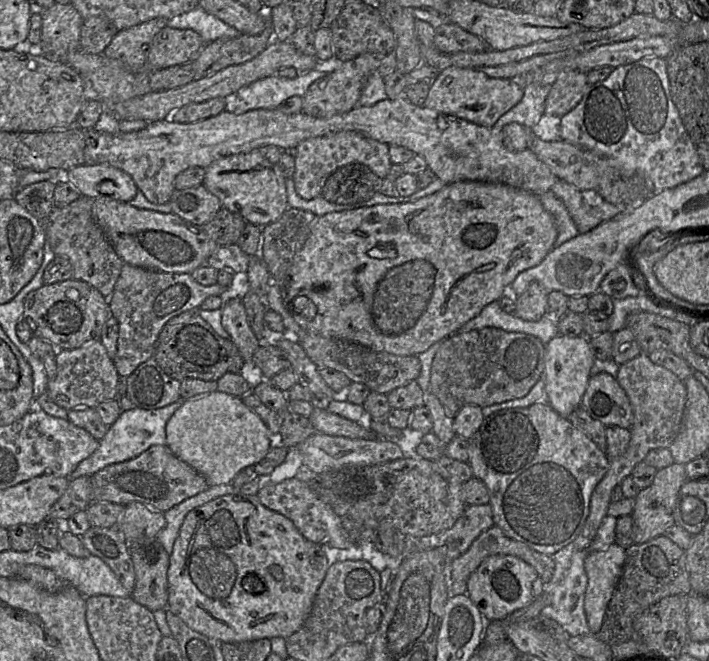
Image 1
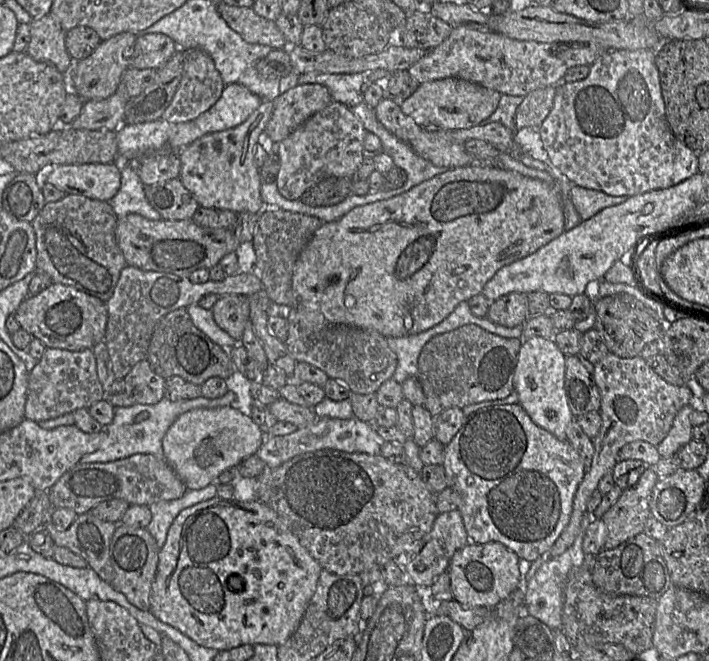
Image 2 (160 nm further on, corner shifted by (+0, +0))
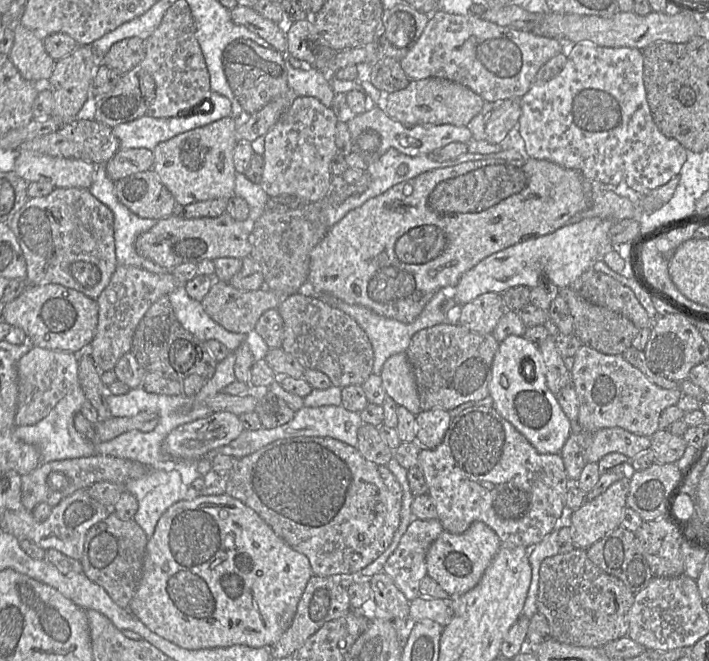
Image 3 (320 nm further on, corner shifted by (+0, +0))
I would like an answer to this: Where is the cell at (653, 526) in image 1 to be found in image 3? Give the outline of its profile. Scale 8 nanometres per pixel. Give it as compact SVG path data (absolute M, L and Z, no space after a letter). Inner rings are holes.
M630 478L612 484L602 494L573 510L570 534L574 549L586 551L591 545L620 526L626 506Z

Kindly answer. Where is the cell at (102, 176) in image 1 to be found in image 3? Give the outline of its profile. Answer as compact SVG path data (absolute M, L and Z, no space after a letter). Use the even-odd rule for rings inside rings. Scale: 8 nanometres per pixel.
M18 151L14 172L31 182L49 182L55 188L84 188L92 184L95 164L77 159Z

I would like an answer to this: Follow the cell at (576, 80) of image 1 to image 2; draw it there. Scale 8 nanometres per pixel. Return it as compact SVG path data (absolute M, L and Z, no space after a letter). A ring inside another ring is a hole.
M547 86L524 96L515 113L516 129L540 127L553 107L555 93L555 86Z

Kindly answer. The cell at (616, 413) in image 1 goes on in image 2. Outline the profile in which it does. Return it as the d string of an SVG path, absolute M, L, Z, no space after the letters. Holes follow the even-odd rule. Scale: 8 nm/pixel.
M565 355L564 388L574 418L599 411L601 396L592 374L580 363L579 355Z

